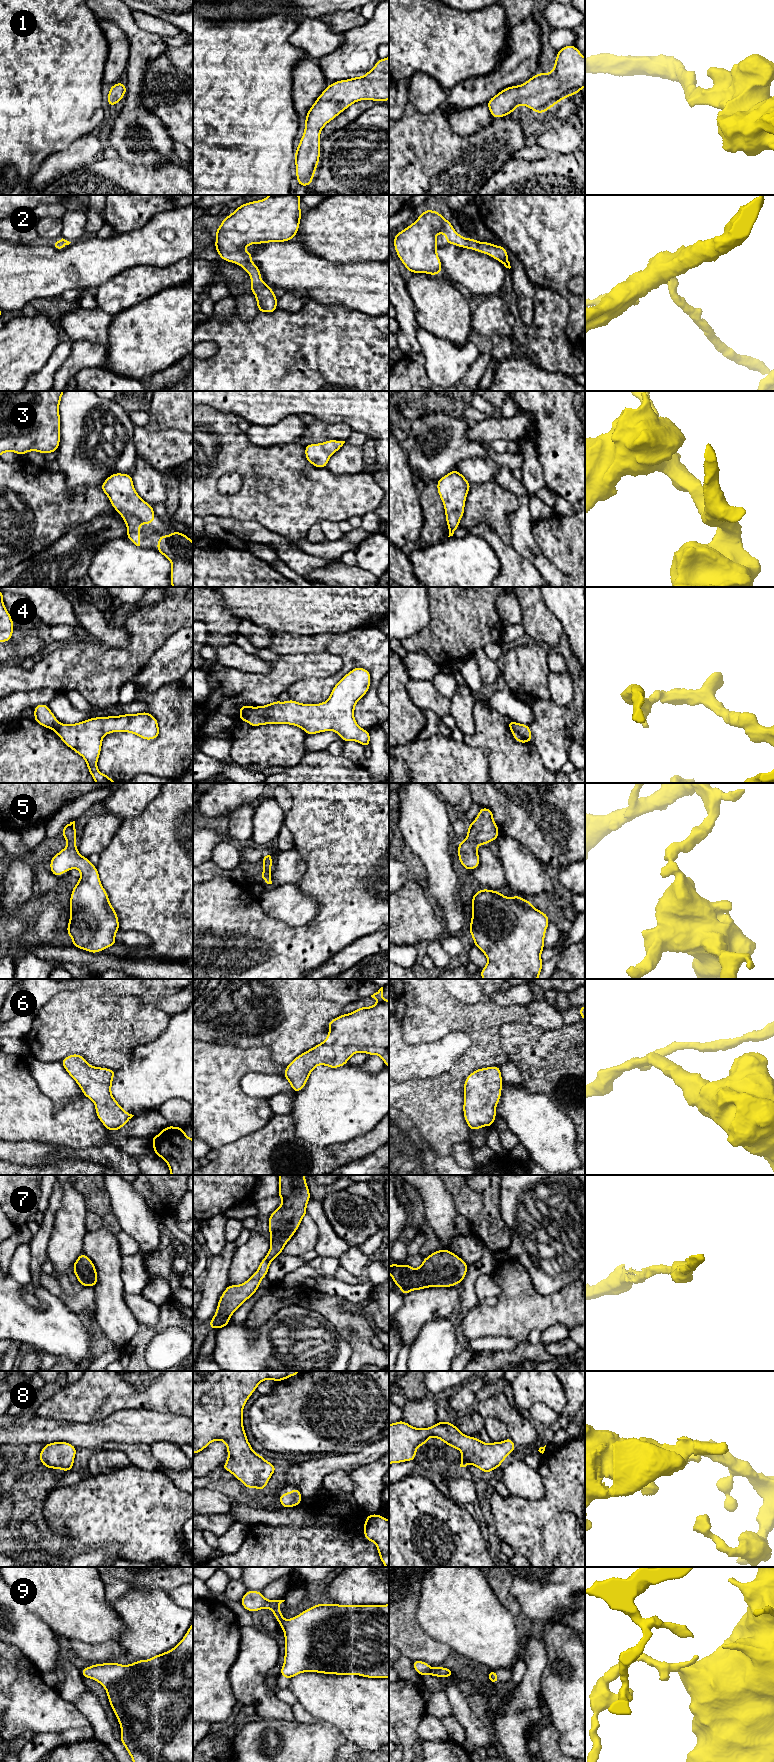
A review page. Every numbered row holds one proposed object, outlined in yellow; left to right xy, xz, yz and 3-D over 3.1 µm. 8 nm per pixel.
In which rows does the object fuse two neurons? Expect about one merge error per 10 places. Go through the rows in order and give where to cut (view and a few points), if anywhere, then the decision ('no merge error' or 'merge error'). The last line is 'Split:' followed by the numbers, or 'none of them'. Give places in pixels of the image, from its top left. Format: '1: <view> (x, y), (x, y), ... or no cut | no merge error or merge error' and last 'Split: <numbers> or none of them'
1: no cut | no merge error
2: no cut | no merge error
3: no cut | no merge error
4: no cut | no merge error
5: no cut | no merge error
6: no cut | no merge error
7: no cut | no merge error
8: no cut | no merge error
9: no cut | no merge error
Split: none of them

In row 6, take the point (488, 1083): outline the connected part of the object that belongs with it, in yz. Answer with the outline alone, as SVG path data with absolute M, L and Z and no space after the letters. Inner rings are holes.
M498 1066L480 1068L467 1076L464 1081L463 1112L470 1131L494 1124L502 1086Z

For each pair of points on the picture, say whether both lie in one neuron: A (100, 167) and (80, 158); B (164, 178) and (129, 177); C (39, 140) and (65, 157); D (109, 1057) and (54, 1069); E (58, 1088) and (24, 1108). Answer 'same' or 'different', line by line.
A: different
B: same
C: different
D: different
E: different

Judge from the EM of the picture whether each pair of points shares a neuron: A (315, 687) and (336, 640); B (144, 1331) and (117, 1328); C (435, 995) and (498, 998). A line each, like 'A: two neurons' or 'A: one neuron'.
A: one neuron
B: two neurons
C: two neurons

